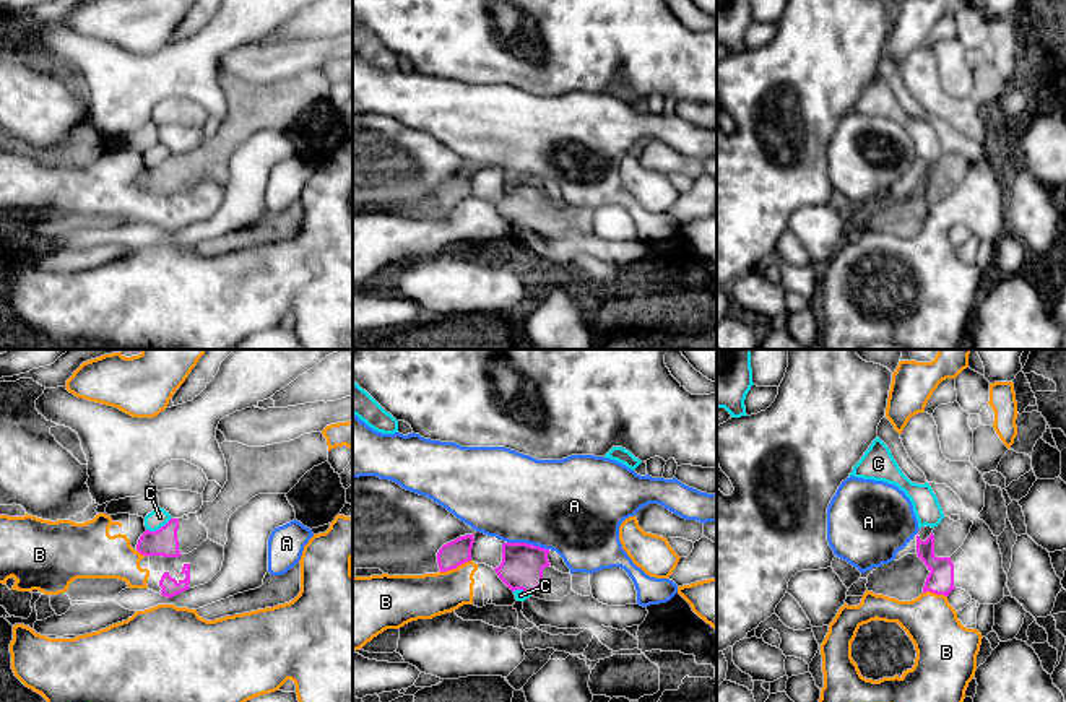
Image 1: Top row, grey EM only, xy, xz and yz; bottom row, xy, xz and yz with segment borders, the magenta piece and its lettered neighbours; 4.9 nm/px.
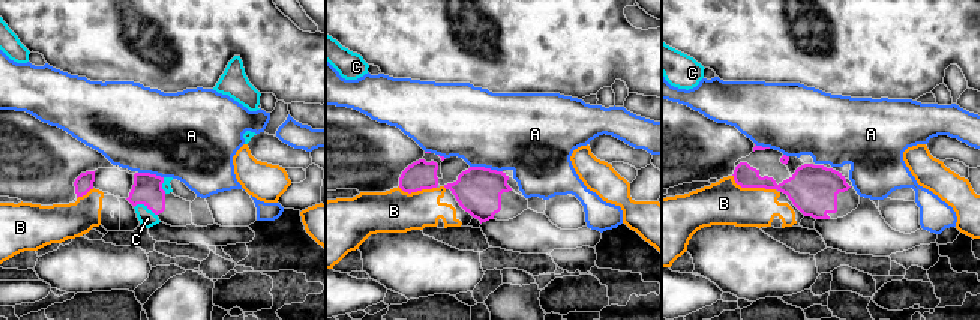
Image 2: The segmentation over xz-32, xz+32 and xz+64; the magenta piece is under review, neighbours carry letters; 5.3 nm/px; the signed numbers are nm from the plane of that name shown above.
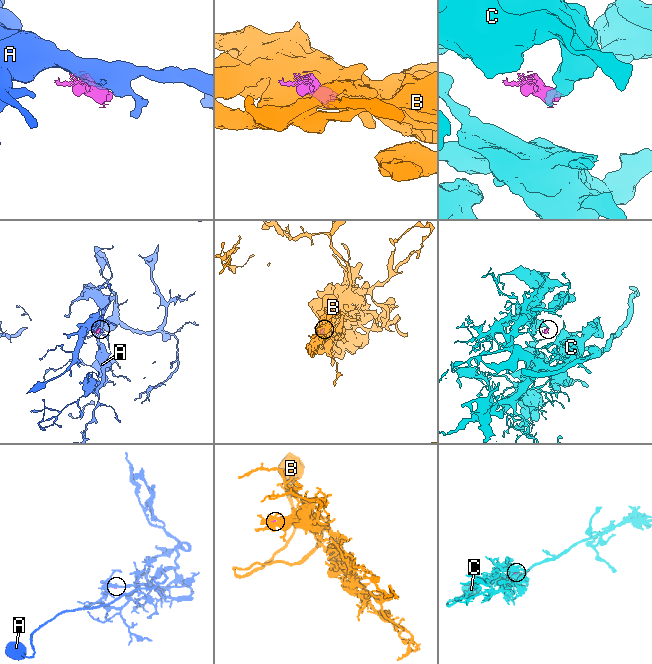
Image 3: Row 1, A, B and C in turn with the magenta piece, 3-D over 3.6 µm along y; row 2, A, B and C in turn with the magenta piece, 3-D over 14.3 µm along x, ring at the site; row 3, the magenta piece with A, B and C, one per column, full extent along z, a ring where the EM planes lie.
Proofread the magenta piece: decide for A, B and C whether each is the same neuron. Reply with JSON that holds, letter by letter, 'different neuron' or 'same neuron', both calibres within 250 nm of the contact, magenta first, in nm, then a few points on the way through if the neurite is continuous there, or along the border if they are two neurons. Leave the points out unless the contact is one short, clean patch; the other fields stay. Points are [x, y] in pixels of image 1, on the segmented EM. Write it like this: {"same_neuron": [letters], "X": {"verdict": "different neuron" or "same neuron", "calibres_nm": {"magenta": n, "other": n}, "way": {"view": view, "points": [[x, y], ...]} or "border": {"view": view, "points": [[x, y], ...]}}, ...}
{"same_neuron": [], "A": {"verdict": "different neuron", "calibres_nm": {"magenta": 220, "other": 440}}, "B": {"verdict": "different neuron", "calibres_nm": {"magenta": 130, "other": 220}}, "C": {"verdict": "different neuron", "calibres_nm": {"magenta": 140, "other": 90}, "border": {"view": "xy", "points": [[171, 517], [158, 528], [147, 530]]}}}

